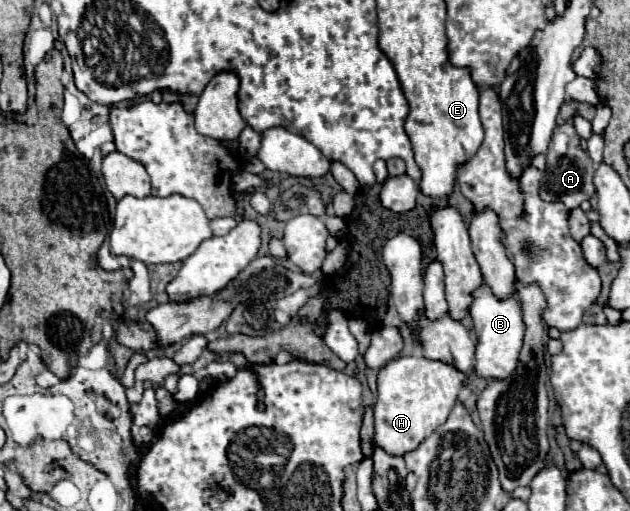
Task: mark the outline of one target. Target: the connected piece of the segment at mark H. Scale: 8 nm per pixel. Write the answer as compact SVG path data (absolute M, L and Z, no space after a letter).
M408 356L408 358L396 358L388 362L380 374L378 374L378 400L374 406L374 440L378 446L382 446L390 454L406 454L414 450L424 438L428 438L438 426L442 426L450 414L450 410L456 406L458 394L466 384L466 374L458 368L452 368L452 364L444 364L444 360L428 360L424 356Z

